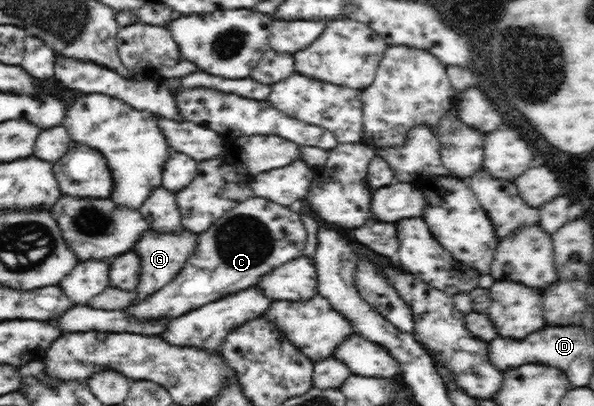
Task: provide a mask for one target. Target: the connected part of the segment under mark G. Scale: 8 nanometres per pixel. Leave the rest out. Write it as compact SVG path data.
M149 228L143 232L139 242L131 250L139 257L139 280L133 290L136 300L151 296L168 282L173 281L174 276L186 264L187 258L193 256L197 245L198 234L193 234L189 230L183 230L181 234L159 234L158 231Z

